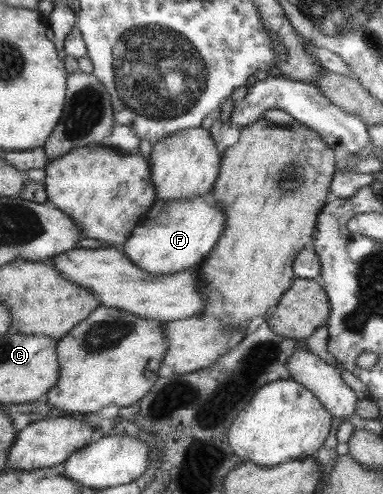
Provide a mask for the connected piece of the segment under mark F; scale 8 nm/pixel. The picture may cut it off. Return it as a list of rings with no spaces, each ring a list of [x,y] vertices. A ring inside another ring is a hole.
[[[212,192],[205,196],[189,196],[177,200],[163,199],[163,202],[155,202],[120,249],[133,264],[137,265],[137,268],[149,274],[172,274],[194,270],[212,251],[225,225],[223,210],[215,205]]]

